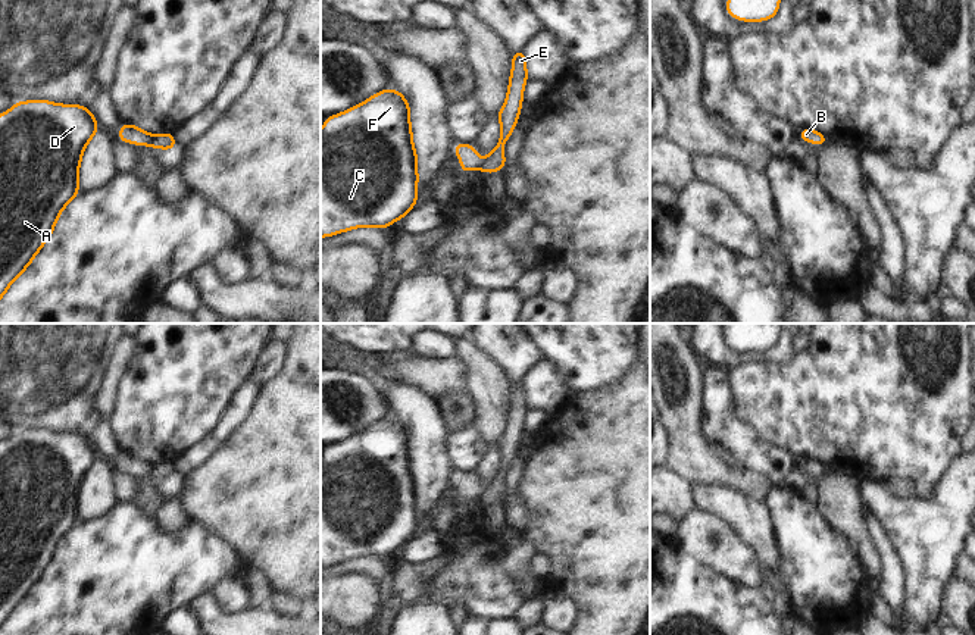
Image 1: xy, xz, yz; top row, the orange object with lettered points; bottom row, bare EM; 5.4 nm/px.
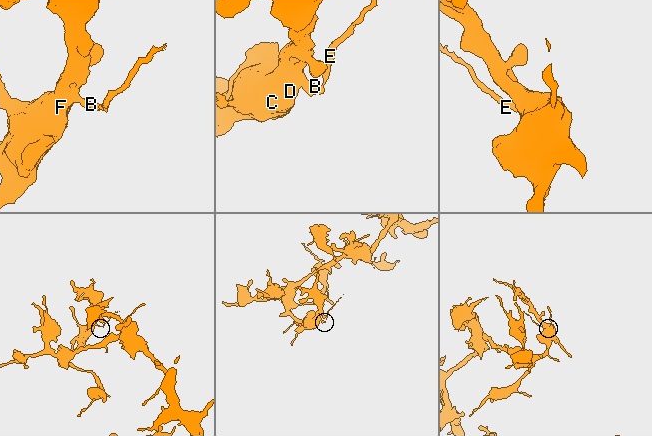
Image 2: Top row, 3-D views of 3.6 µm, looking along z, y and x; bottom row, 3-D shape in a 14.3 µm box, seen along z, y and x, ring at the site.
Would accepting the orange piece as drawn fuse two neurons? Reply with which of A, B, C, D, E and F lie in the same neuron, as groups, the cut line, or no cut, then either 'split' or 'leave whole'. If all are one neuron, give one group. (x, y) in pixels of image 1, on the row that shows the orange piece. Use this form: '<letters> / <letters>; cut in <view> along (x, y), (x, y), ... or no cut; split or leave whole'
A B C D F / E; cut in xy along (156, 135), (146, 144); split

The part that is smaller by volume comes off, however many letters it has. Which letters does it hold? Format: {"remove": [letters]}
{"remove": ["E"]}

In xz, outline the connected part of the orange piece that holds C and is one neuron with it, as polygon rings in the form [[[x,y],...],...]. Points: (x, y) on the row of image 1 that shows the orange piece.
[[[391,87],[326,116],[321,129],[321,238],[354,228],[388,228],[416,206],[418,181],[418,153],[404,94]]]

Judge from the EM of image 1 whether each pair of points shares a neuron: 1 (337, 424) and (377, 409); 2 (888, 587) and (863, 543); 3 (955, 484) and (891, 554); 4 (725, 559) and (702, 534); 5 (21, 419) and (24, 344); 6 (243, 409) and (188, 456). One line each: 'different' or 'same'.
1: same
2: different
3: different
4: same
5: same
6: same

